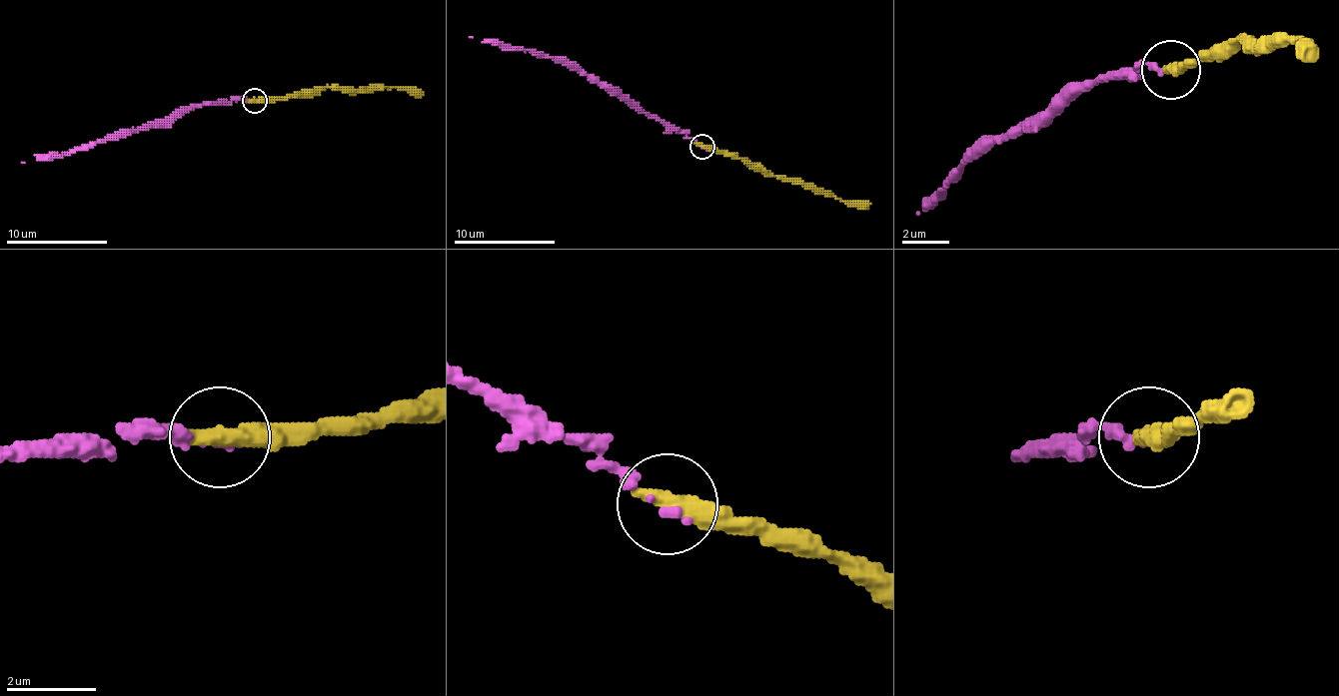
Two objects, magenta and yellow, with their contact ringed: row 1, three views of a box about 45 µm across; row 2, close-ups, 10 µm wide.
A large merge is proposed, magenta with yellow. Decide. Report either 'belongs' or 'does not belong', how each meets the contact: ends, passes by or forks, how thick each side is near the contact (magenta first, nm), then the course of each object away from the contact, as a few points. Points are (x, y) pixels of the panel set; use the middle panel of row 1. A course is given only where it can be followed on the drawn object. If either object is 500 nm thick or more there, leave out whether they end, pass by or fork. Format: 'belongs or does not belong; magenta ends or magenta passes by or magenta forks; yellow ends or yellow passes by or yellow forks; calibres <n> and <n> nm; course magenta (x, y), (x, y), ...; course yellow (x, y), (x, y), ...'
belongs; calibres 170 and 500 nm; course magenta (701, 148), (678, 130), (669, 130), (576, 70), (551, 57), (538, 57), (528, 50), (510, 50), (470, 37); course yellow (701, 146), (734, 153), (739, 158), (762, 166), (774, 176), (797, 178), (830, 191), (842, 201), (870, 204)

